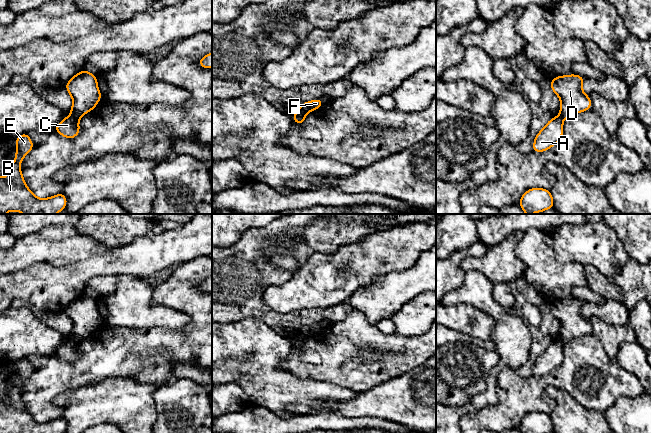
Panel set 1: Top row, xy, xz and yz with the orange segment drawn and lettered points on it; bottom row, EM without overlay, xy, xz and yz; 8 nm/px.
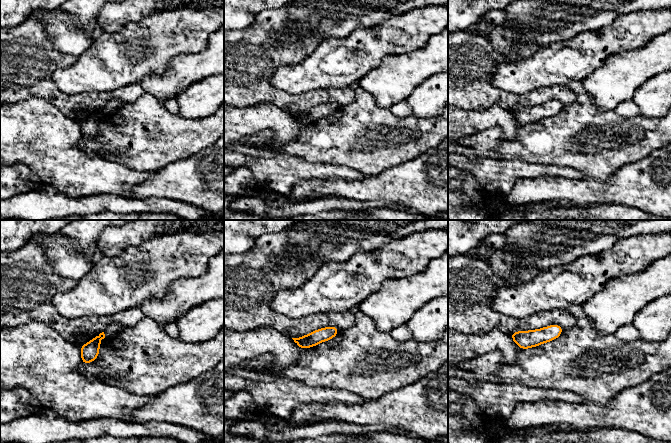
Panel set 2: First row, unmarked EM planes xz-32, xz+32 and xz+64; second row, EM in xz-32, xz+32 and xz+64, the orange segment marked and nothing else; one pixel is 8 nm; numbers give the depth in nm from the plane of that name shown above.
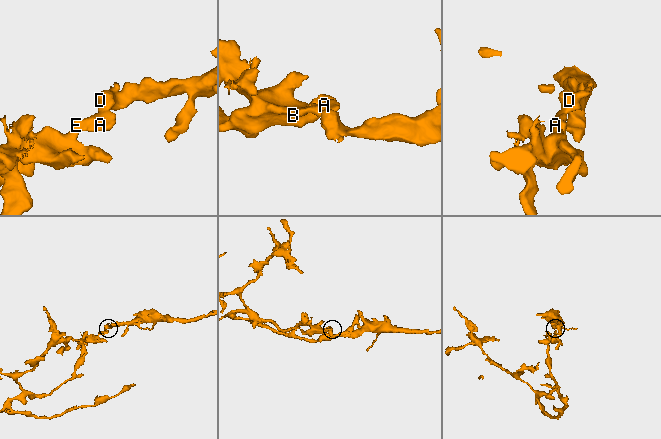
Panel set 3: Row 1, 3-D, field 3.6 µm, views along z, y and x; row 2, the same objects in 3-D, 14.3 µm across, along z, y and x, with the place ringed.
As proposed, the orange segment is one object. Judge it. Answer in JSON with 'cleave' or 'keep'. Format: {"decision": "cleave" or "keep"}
{"decision": "cleave"}

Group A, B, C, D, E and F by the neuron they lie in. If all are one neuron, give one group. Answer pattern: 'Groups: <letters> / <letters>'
Groups: A B C E F / D

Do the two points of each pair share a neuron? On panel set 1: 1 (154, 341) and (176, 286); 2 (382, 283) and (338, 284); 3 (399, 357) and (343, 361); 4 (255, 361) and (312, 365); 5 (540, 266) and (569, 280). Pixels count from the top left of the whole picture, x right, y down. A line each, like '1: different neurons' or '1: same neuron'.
1: same neuron
2: different neurons
3: same neuron
4: different neurons
5: same neuron

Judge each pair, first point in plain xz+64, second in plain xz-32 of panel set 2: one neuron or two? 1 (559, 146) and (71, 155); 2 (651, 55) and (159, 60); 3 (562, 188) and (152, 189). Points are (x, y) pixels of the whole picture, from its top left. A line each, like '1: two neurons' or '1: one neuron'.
1: two neurons
2: two neurons
3: one neuron

